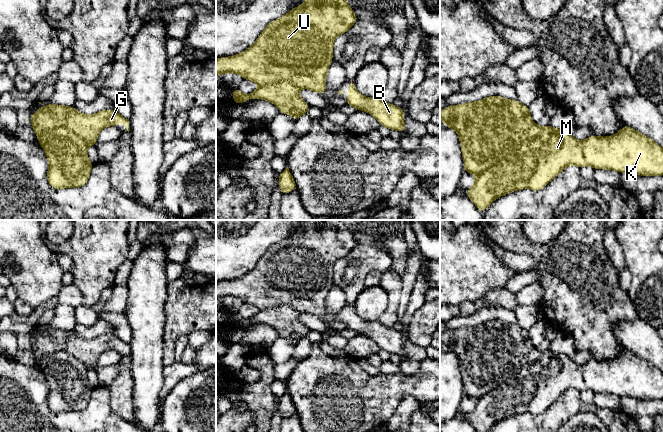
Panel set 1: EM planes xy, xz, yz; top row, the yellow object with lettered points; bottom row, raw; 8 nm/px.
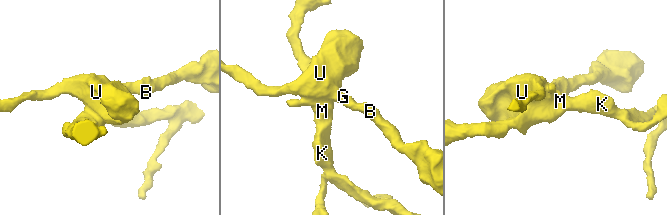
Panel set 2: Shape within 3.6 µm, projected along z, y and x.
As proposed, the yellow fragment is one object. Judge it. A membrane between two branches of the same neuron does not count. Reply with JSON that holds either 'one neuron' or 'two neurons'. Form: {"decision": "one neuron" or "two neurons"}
{"decision": "two neurons"}

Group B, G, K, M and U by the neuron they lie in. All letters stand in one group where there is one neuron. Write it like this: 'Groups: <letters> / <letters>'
Groups: B G U / K M

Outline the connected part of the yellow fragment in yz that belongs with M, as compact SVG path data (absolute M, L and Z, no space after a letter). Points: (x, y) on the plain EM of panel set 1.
M533 347L521 358L517 367L508 375L507 381L477 400L466 419L477 432L488 432L498 421L507 417L530 412L534 416L544 412L567 390L592 390L594 393L629 396L641 400L663 399L663 372L653 363L624 349L615 359L599 361L592 359L578 365L568 356L551 349L540 351Z

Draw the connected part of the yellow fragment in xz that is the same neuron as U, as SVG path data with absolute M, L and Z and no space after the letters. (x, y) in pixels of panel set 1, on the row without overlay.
M305 220L306 226L296 230L283 241L270 246L255 267L241 278L216 283L216 301L221 297L236 297L244 304L256 306L259 310L274 309L289 305L299 312L326 316L326 299L333 286L332 275L337 260L347 256L358 243L344 220Z

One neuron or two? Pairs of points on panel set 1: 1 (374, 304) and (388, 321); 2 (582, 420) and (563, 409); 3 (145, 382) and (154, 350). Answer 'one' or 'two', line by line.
1: two
2: two
3: one

